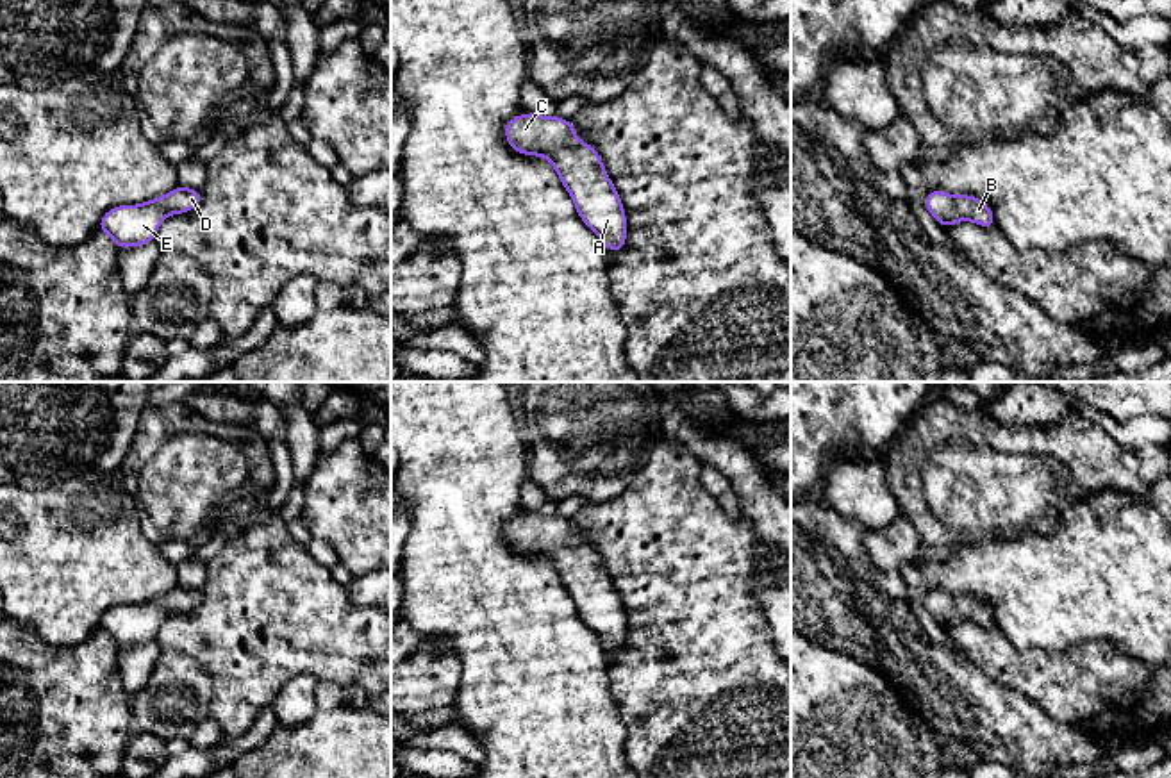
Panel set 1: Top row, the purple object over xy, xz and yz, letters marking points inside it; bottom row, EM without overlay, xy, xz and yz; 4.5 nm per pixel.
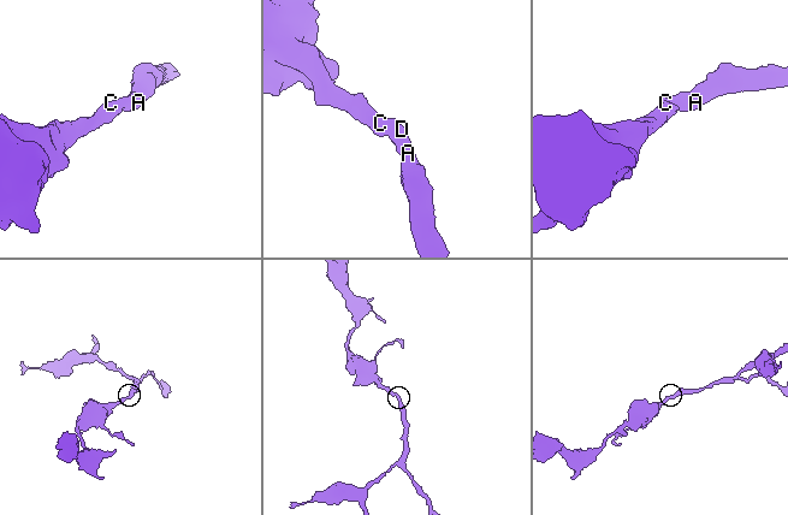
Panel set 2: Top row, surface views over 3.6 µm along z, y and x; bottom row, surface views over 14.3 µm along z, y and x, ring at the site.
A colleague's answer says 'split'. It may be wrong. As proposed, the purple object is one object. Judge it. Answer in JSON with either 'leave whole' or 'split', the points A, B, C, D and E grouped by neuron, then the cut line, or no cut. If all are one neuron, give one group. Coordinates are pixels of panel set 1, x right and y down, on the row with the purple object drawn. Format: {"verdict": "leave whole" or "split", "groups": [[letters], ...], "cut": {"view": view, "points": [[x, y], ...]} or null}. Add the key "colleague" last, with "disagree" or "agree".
{"verdict": "leave whole", "groups": [["A", "B", "C", "D", "E"]], "cut": null, "colleague": "disagree"}

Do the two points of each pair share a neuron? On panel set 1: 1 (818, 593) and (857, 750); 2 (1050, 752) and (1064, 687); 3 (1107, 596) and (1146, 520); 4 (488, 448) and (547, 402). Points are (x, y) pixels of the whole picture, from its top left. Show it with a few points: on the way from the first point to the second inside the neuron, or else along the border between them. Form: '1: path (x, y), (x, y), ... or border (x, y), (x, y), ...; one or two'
1: border (809, 637), (841, 650), (870, 668); two
2: border (1025, 696), (1055, 721), (1073, 725), (1096, 737); two
3: path (1121, 577), (1146, 552), (1146, 539); one
4: border (516, 411), (529, 466); two

